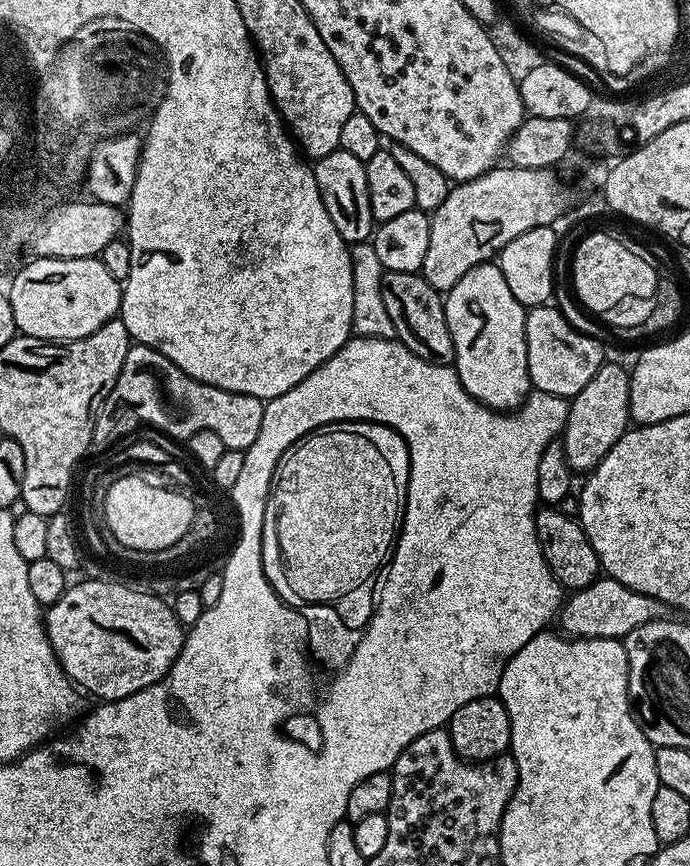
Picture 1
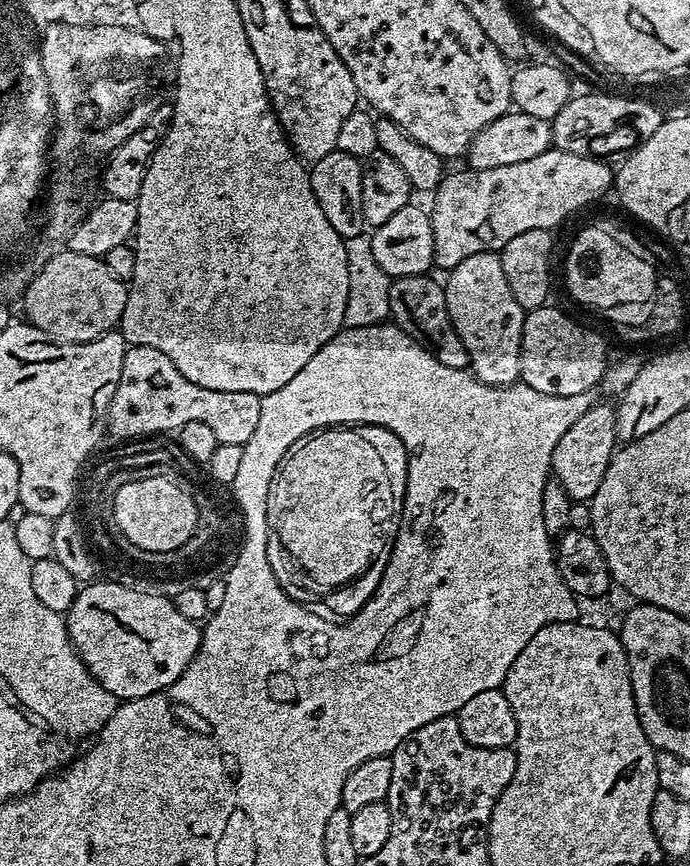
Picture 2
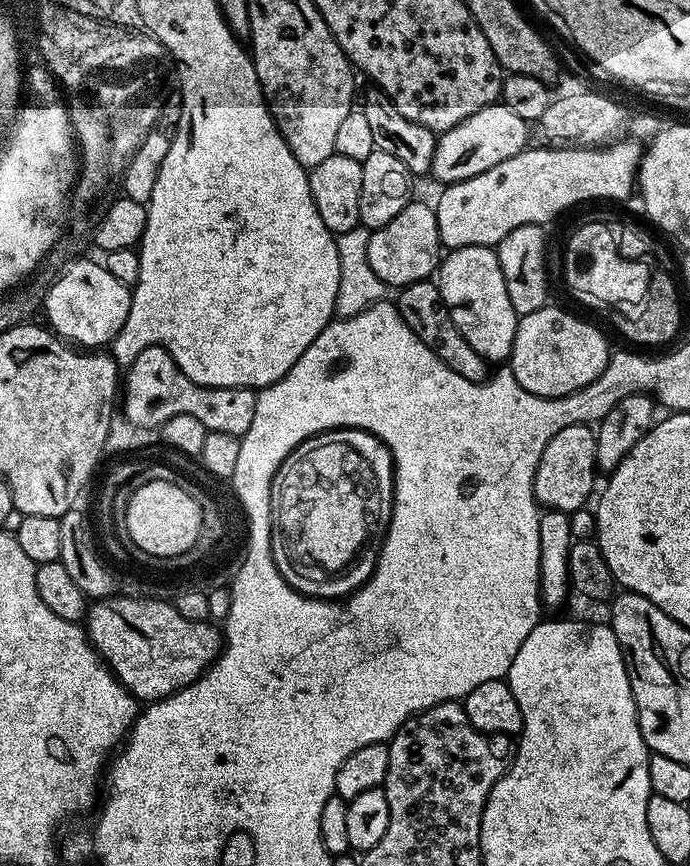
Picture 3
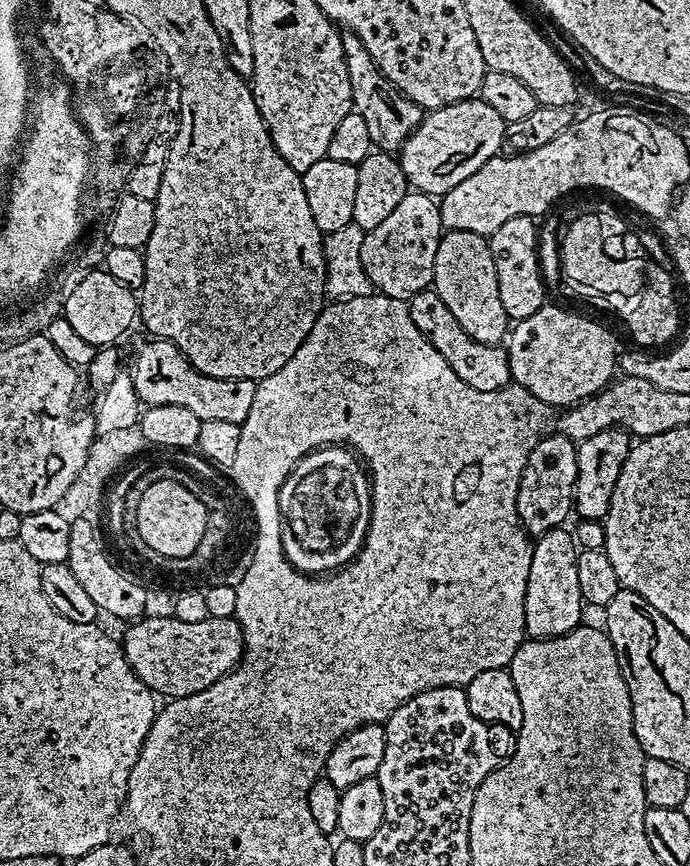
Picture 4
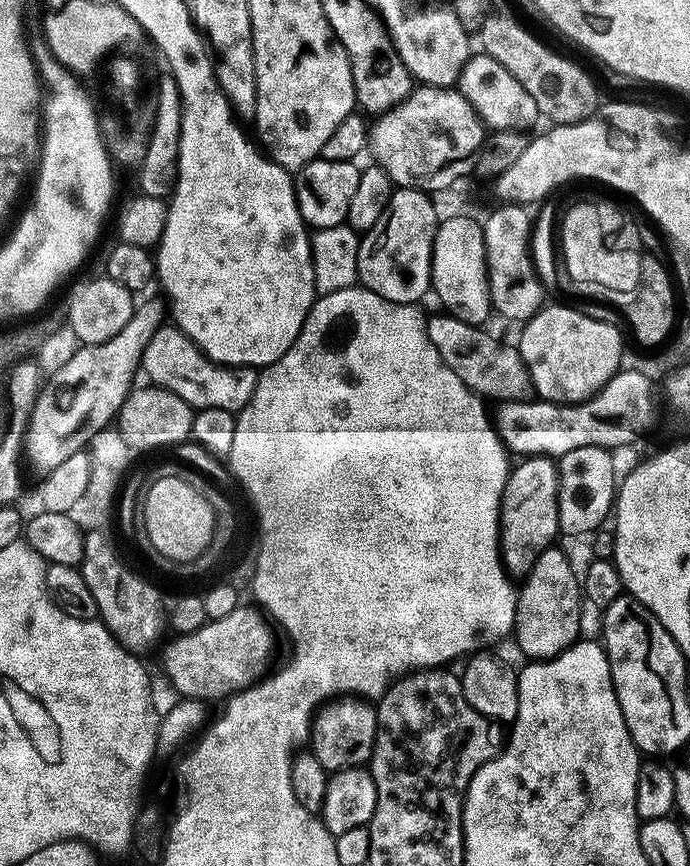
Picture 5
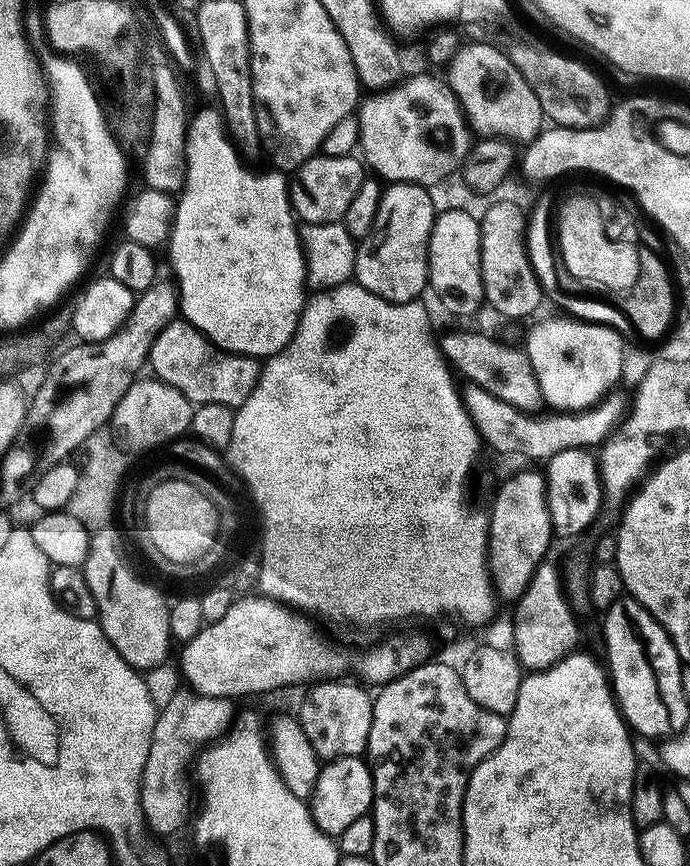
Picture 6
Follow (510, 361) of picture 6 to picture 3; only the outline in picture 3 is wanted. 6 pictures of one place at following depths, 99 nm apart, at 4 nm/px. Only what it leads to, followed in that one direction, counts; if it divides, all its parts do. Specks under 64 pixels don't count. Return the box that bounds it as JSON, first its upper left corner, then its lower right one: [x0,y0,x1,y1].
[394,279,489,384]

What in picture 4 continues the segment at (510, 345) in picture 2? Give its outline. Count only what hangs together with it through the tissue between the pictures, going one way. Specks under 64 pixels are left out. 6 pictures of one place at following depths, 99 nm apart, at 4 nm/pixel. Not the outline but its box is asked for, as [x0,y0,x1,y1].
[431,230,510,345]

